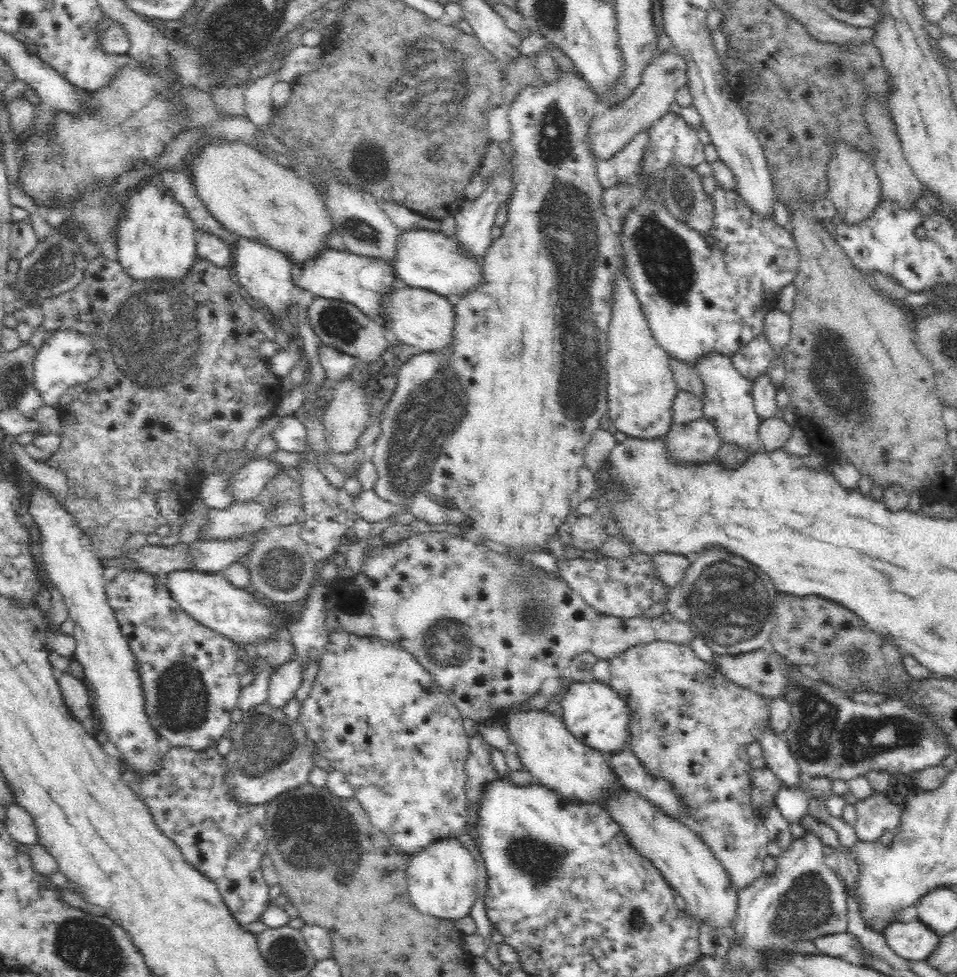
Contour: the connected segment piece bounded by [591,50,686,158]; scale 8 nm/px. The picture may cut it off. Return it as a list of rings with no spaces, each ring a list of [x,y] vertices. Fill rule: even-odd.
[[[669,50],[662,56],[654,57],[641,74],[641,81],[630,94],[614,107],[604,109],[592,126],[591,140],[598,158],[608,158],[615,152],[629,146],[642,132],[649,132],[660,118],[669,111],[675,101],[675,92],[686,82],[685,66],[675,51]]]

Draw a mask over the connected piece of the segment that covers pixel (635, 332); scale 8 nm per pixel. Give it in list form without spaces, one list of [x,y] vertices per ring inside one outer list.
[[[623,276],[618,278],[607,357],[609,414],[613,428],[628,437],[668,434],[674,398],[678,392],[668,365],[668,354],[654,341],[636,295]]]

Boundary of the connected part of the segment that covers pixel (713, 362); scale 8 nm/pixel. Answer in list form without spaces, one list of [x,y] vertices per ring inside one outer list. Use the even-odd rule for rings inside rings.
[[[716,352],[702,354],[692,364],[701,382],[700,398],[704,406],[704,417],[714,423],[724,440],[750,445],[752,447],[750,452],[762,449],[763,445],[757,436],[762,418],[755,409],[753,380],[746,378],[740,370],[737,370],[733,358],[726,354]]]

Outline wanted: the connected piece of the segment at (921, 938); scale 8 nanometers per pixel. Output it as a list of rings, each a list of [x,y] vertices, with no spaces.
[[[917,918],[910,922],[896,920],[885,930],[888,945],[902,958],[927,960],[935,954],[941,936],[924,921]]]

